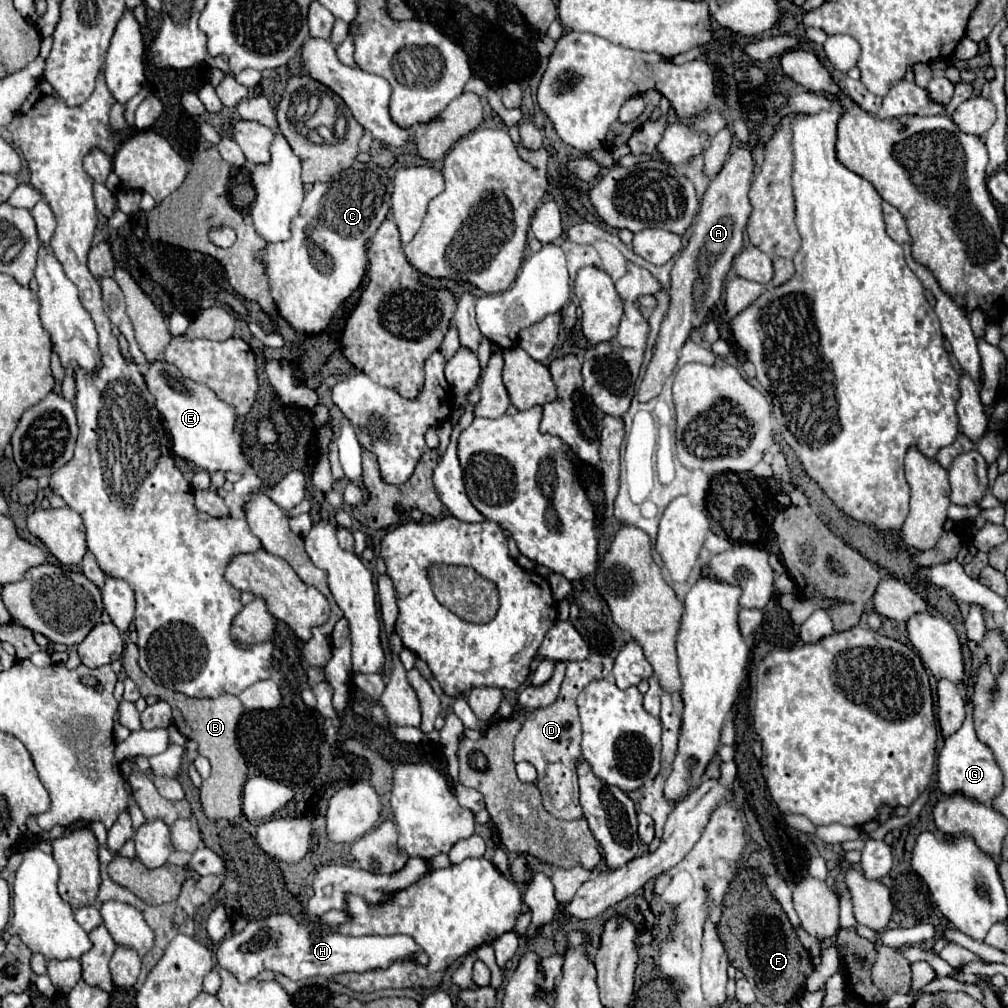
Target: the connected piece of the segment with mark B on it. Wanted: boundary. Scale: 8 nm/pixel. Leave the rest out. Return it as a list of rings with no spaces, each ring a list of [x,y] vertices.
[[[128,642],[122,654],[122,666],[126,674],[136,682],[142,696],[156,696],[172,706],[174,724],[176,728],[188,738],[198,742],[198,754],[208,758],[212,764],[210,776],[200,786],[200,804],[204,808],[204,814],[210,820],[226,818],[234,822],[242,816],[242,792],[244,792],[244,780],[248,780],[248,766],[244,756],[240,754],[240,748],[236,744],[236,726],[244,712],[244,706],[240,704],[238,696],[222,694],[218,698],[188,698],[184,694],[176,694],[164,686],[156,686],[138,666],[138,646]]]

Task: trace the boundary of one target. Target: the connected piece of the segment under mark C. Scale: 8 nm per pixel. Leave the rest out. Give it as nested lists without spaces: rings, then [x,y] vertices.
[[[354,162],[344,172],[338,172],[328,182],[316,182],[304,196],[298,216],[292,220],[292,236],[280,244],[266,244],[256,252],[256,260],[266,264],[270,294],[280,316],[296,330],[308,336],[316,336],[326,330],[336,308],[358,290],[362,278],[366,276],[366,244],[386,220],[390,210],[390,178],[378,164]]]

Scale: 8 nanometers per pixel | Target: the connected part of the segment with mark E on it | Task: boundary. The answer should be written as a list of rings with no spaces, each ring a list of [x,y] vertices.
[[[156,360],[156,364],[150,364],[148,370],[142,376],[146,380],[148,390],[156,398],[158,412],[161,416],[164,416],[164,420],[168,424],[174,454],[182,456],[188,462],[194,462],[198,468],[202,468],[210,474],[214,474],[218,470],[222,470],[222,472],[244,472],[246,470],[248,462],[246,462],[246,456],[242,454],[242,434],[236,432],[236,426],[234,426],[236,414],[234,414],[232,406],[222,402],[210,388],[206,388],[206,386],[194,382],[194,380],[184,378],[176,366],[168,364],[164,360]]]

